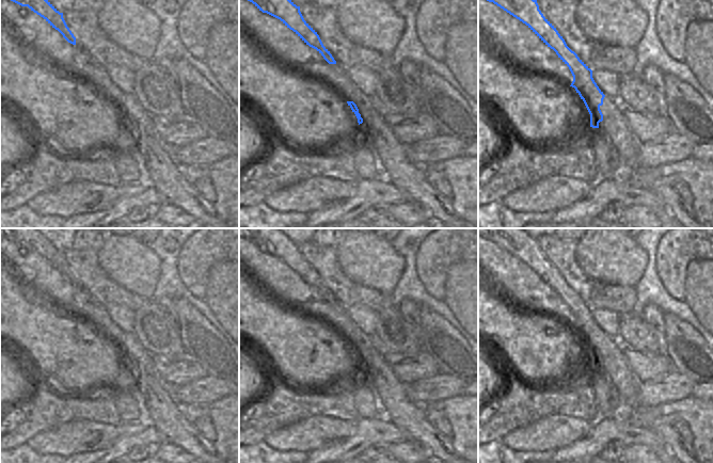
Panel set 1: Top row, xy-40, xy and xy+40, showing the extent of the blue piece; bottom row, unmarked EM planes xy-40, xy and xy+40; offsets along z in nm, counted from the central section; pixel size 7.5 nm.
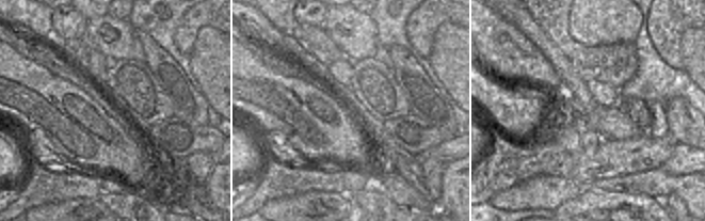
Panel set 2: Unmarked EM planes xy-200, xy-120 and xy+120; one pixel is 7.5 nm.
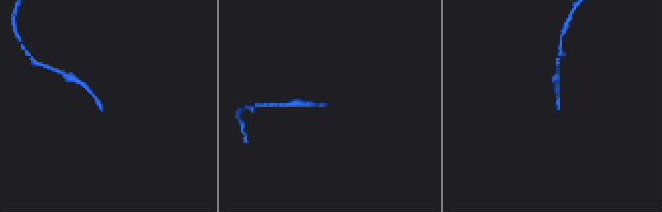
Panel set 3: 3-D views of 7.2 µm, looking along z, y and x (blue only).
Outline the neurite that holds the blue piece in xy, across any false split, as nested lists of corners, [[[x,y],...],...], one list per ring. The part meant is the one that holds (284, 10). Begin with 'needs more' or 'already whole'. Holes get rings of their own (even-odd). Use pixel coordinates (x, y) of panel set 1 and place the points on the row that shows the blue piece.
already whole | [[[248,0],[259,11],[280,19],[306,45],[316,49],[329,64],[336,64],[330,51],[323,46],[317,32],[304,20],[300,6],[291,0]]]

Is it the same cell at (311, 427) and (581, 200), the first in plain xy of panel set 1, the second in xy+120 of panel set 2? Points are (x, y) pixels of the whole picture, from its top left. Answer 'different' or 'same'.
different

